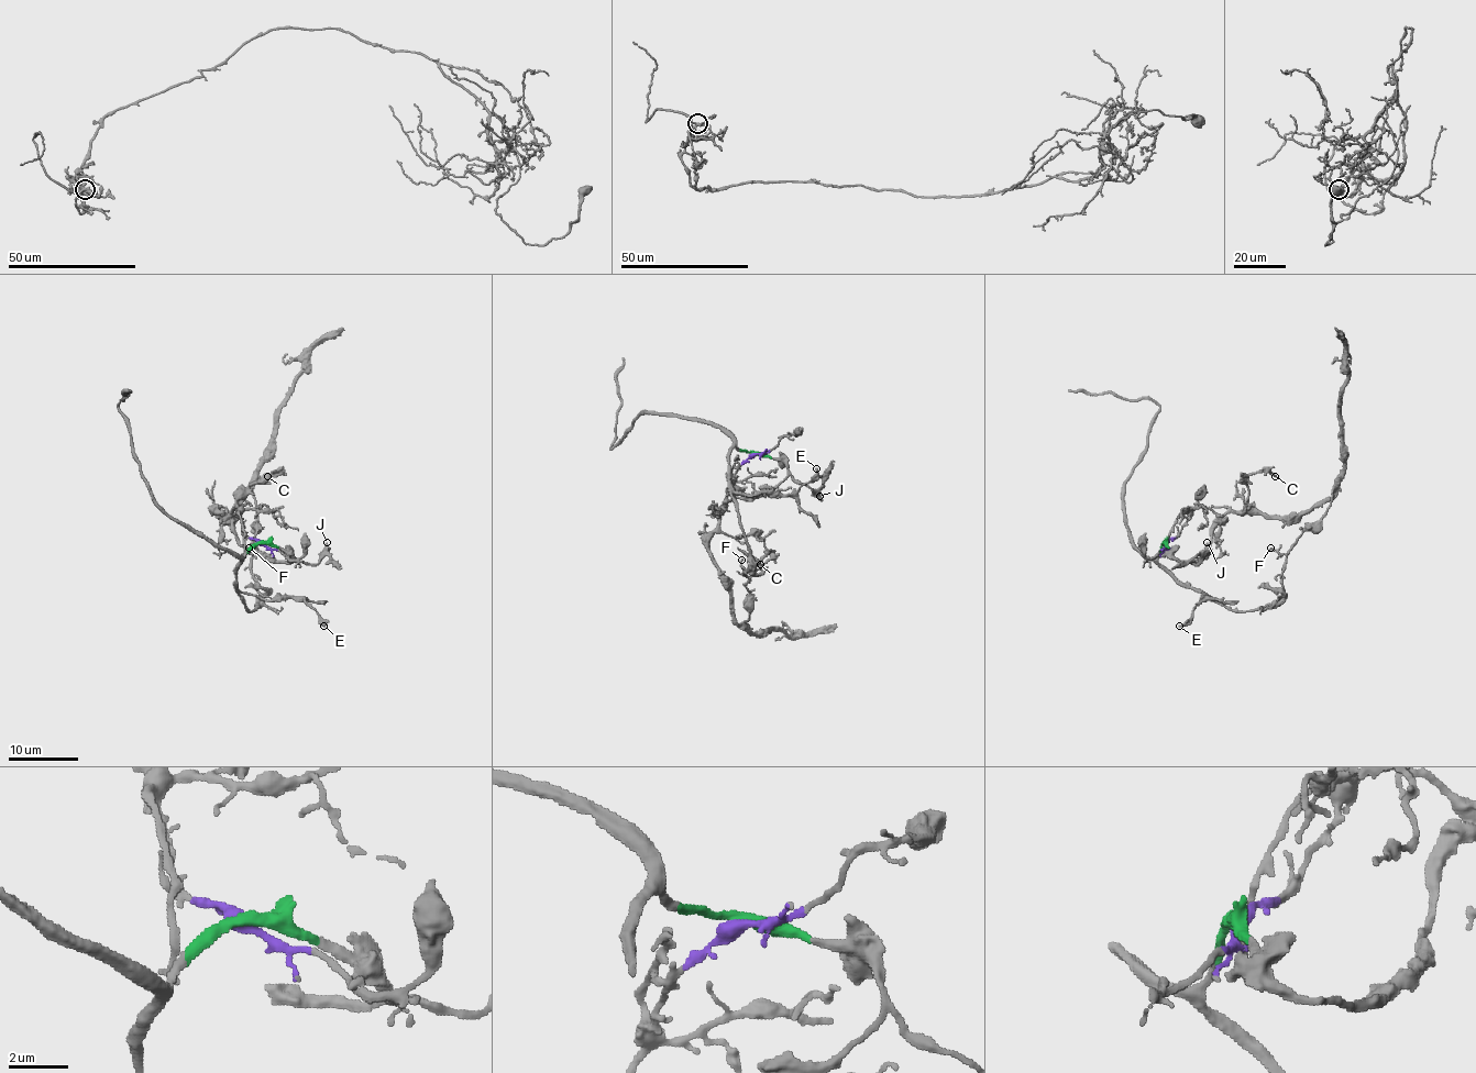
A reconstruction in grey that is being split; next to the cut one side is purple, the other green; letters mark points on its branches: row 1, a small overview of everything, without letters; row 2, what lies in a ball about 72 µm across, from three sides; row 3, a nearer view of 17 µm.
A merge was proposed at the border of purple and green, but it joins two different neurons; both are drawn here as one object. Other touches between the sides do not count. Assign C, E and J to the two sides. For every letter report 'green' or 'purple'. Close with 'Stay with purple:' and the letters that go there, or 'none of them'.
C: purple
E: green
J: green
Stay with purple: C

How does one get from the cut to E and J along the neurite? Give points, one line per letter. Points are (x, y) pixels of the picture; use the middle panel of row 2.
E: (755, 454), (737, 446), (729, 452), (729, 485), (751, 494), (793, 494), (816, 476), (816, 467)
J: (755, 454), (778, 457), (790, 475), (819, 496)

